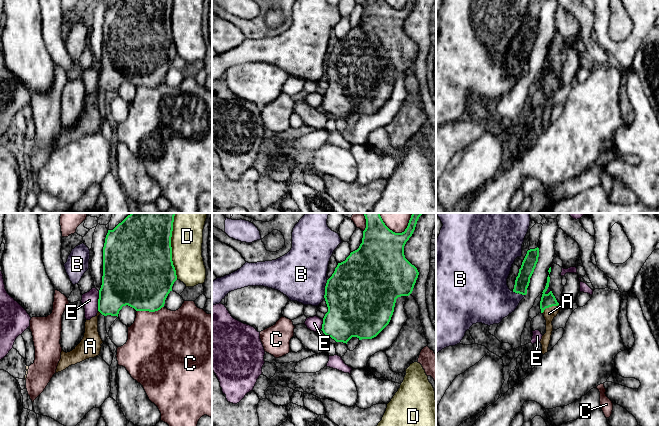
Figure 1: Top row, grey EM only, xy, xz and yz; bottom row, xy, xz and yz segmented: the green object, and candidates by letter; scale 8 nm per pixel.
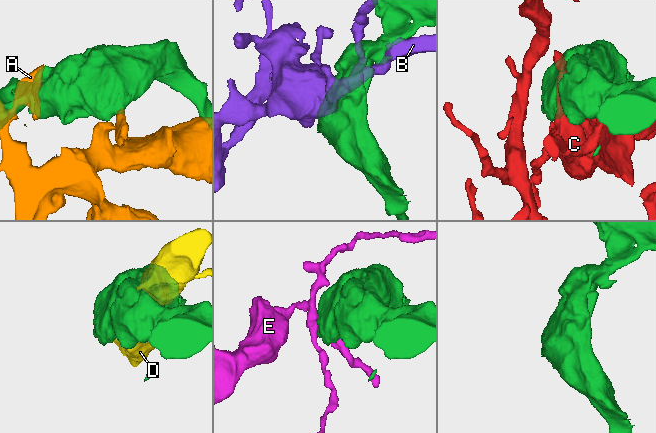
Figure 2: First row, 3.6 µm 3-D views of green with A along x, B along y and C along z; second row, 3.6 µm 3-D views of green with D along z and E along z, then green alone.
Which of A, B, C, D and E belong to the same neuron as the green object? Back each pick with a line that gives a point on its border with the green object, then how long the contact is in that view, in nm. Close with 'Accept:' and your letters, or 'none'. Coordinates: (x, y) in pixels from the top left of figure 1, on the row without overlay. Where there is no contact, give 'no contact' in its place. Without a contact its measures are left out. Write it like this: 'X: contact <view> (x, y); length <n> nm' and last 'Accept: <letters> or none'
A: contact yz (550, 82); length 150 nm
Accept: A

